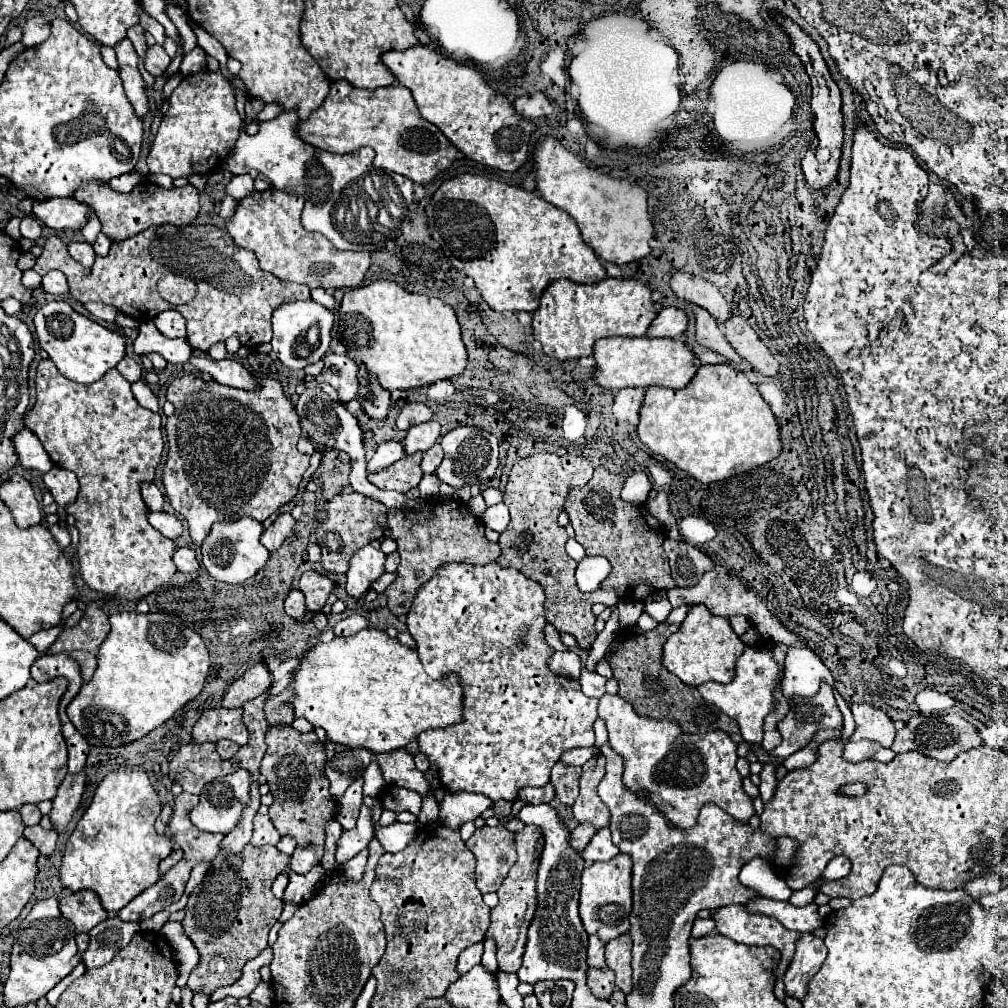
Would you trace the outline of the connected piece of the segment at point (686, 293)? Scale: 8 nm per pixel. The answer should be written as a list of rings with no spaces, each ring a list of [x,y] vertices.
[[[676,269],[670,279],[670,287],[680,299],[704,307],[720,321],[726,321],[732,315],[728,303],[720,295],[720,291],[710,281],[706,281],[702,277],[696,277],[692,273]]]

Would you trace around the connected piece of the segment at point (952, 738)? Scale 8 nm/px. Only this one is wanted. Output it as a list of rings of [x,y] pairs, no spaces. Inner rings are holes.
[[[948,713],[948,715],[916,715],[912,717],[904,729],[896,733],[896,739],[892,743],[894,753],[906,753],[906,751],[920,751],[928,757],[934,757],[938,761],[952,761],[964,751],[970,751],[974,747],[980,747],[984,741],[978,735],[978,729],[972,723],[966,723],[960,715]]]

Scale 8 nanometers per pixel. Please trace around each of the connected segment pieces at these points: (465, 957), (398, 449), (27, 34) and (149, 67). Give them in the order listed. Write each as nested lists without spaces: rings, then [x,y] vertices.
[[[474,943],[474,945],[466,947],[466,949],[460,953],[460,957],[458,957],[458,965],[456,965],[456,967],[458,967],[458,973],[464,975],[464,973],[468,973],[472,967],[476,967],[476,965],[480,963],[482,951],[484,951],[482,943]]]
[[[386,441],[382,445],[378,445],[376,453],[372,455],[372,459],[366,463],[366,471],[368,473],[376,473],[382,471],[386,467],[390,467],[392,463],[396,463],[398,459],[404,457],[404,447],[398,441]]]
[[[42,17],[28,19],[22,23],[22,43],[27,48],[38,46],[50,36],[50,24],[41,23]]]
[[[152,45],[152,47],[146,49],[146,55],[144,55],[144,67],[146,67],[146,71],[148,71],[150,75],[160,77],[160,75],[164,73],[164,69],[170,65],[170,61],[172,61],[172,59],[166,55],[164,47]]]

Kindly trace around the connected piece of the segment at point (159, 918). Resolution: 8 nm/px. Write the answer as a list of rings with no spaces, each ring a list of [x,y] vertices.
[[[184,895],[180,901],[172,903],[168,909],[164,909],[163,911],[156,913],[151,918],[140,922],[141,931],[152,931],[156,933],[159,932],[163,925],[166,923],[170,914],[174,913],[174,911],[178,911],[178,909],[184,909],[186,901],[188,901],[188,895]]]

